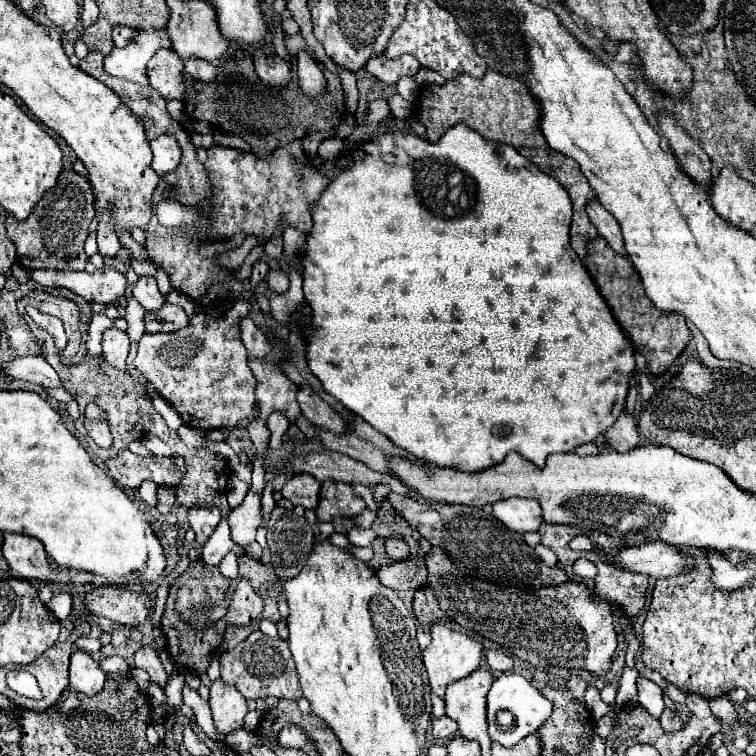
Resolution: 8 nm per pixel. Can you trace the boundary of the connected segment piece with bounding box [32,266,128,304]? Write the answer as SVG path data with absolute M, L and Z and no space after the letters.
M100 268L94 274L88 272L64 272L64 270L34 270L32 280L48 288L66 288L88 302L110 304L124 296L128 286L126 276L114 268Z

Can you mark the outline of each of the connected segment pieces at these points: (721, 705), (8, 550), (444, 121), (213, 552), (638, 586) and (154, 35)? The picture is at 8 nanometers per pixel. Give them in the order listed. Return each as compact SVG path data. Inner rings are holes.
M727 695L710 700L710 709L712 713L724 723L734 726L738 722L737 711L734 710L734 704L728 700Z
M4 534L2 538L4 538L2 554L10 570L18 578L32 576L36 580L50 580L52 584L58 584L58 580L62 578L62 572L56 572L50 566L48 556L42 548L42 542L24 534Z
M488 70L488 74L482 80L460 76L458 80L448 80L444 86L436 86L436 84L422 86L418 114L420 114L420 122L426 126L430 142L438 142L450 126L462 120L472 130L482 134L486 140L514 144L516 150L528 160L532 160L542 172L546 172L548 176L554 176L572 198L574 218L572 218L572 228L570 228L570 240L572 240L574 252L580 256L580 260L584 260L584 256L588 254L588 242L598 236L596 228L590 224L588 214L586 214L586 204L594 200L596 194L590 188L586 176L580 172L578 164L572 158L552 150L546 144L544 134L540 130L542 112L538 112L540 108L534 100L536 98L530 94L524 82L504 78L504 76L498 76L498 72Z
M218 526L202 548L202 560L210 566L218 566L220 560L232 550L238 550L238 546L232 542L230 526Z
M584 554L584 558L596 565L597 575L594 578L594 592L610 604L618 604L632 618L644 606L644 592L648 588L648 578L634 572L618 572L610 564L602 564L598 556Z
M166 28L156 32L134 30L132 40L124 48L114 46L112 52L104 58L104 70L114 78L124 78L146 86L146 62L154 56L156 50L160 50L160 46L170 46Z

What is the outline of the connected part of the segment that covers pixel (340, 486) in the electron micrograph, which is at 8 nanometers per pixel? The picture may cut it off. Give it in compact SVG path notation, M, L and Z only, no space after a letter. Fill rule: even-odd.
M326 480L322 482L320 490L320 508L316 510L318 522L330 522L330 516L358 516L366 504L364 500L352 490L350 484Z

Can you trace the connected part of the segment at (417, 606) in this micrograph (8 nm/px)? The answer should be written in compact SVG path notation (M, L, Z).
M418 588L416 590L416 596L414 596L414 612L416 612L416 618L420 620L422 626L430 628L432 624L436 622L442 622L442 620L450 620L446 616L446 612L442 612L434 600L434 594L430 592L430 588Z

